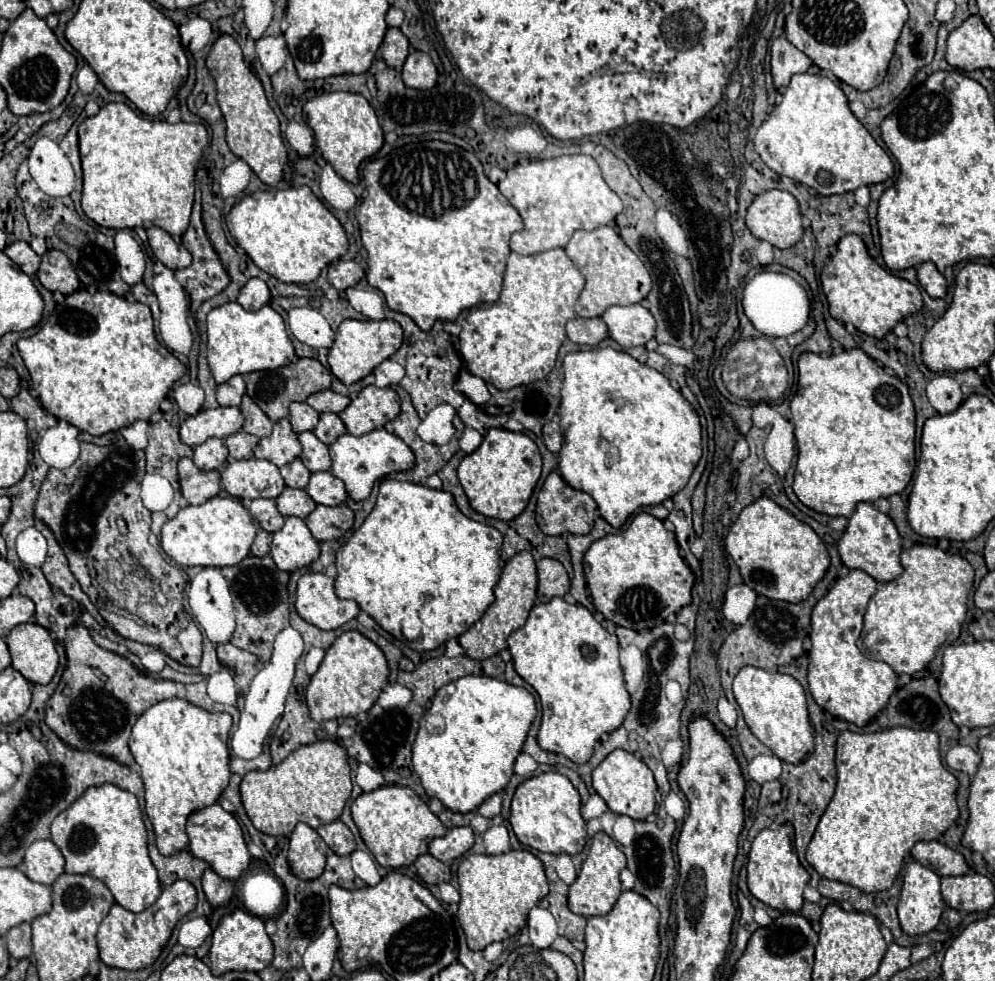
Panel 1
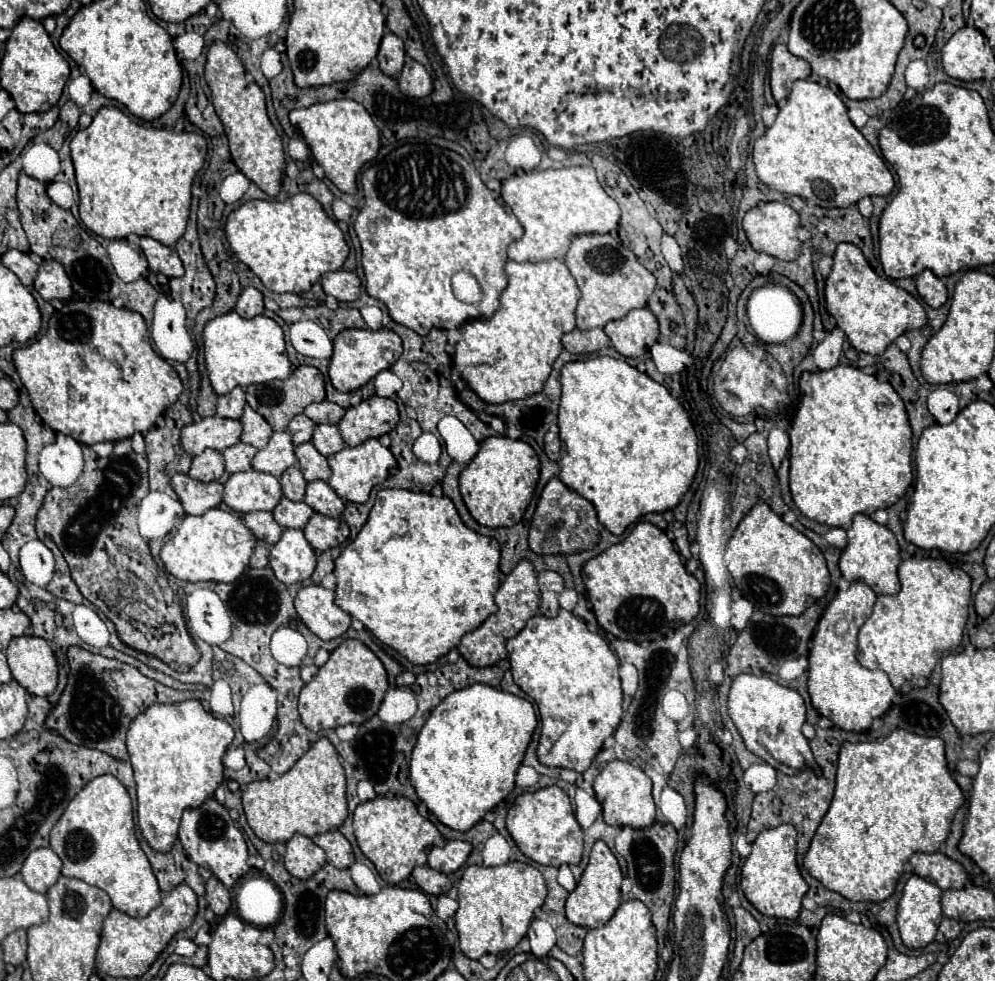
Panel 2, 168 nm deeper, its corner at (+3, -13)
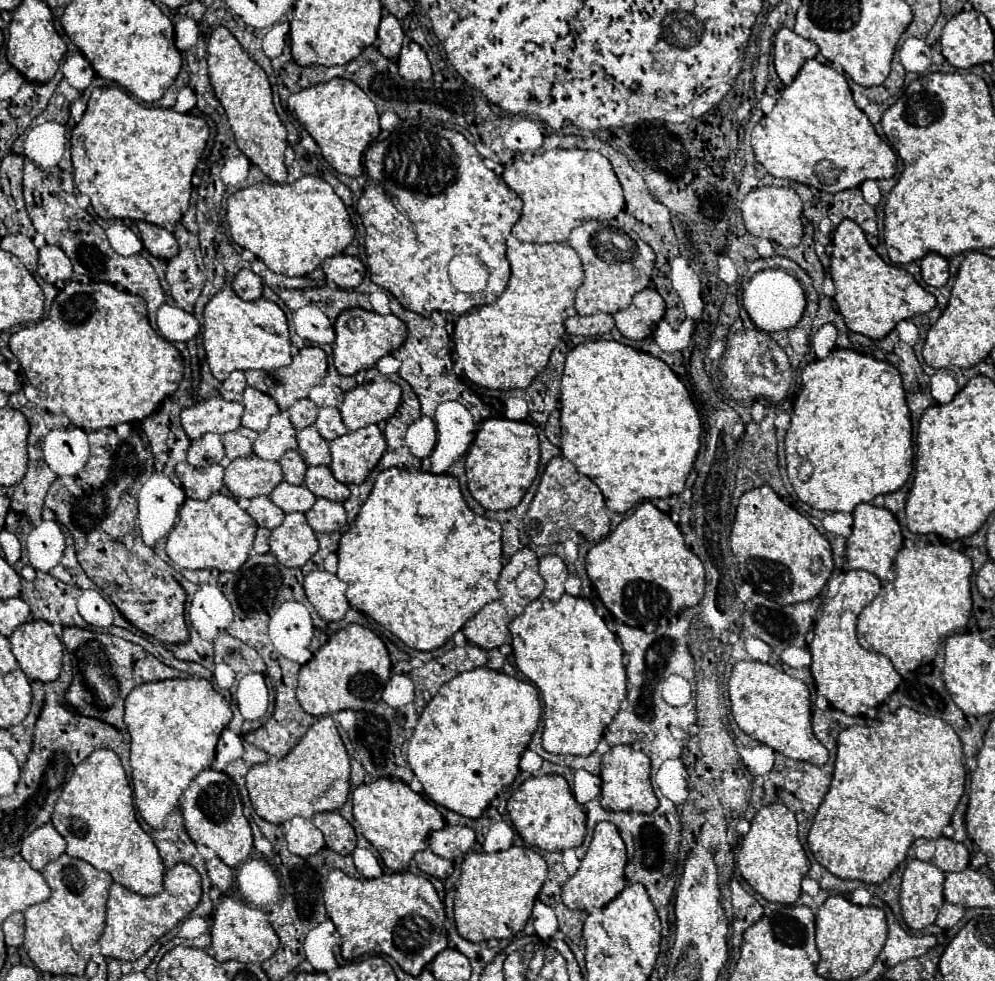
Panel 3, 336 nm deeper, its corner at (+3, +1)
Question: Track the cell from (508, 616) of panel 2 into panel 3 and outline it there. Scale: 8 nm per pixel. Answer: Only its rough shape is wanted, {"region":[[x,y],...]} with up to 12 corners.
{"region":[[520,548],[502,568],[502,598],[462,628],[492,650],[510,643],[510,620],[544,592],[538,556]]}

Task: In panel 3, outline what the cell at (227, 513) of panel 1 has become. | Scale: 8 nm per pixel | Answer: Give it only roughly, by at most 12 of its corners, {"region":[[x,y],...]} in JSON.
{"region":[[186,498],[166,554],[188,570],[238,570],[258,525],[236,498]]}

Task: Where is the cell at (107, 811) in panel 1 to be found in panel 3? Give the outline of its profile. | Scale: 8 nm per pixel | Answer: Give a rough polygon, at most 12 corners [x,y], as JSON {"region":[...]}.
{"region":[[112,750],[76,766],[52,824],[68,856],[144,896],[166,866]]}

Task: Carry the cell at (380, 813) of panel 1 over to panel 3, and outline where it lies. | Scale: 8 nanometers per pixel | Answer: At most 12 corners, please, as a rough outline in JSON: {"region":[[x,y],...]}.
{"region":[[408,784],[358,786],[358,830],[390,870],[404,870],[444,826]]}

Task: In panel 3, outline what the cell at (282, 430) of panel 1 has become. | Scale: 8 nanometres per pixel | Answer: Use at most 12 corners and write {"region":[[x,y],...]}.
{"region":[[286,414],[254,442],[254,454],[280,460],[296,446],[296,430]]}

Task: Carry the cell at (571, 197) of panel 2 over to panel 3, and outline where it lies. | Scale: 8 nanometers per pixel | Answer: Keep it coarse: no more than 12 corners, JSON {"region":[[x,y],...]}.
{"region":[[596,150],[518,156],[502,174],[524,200],[512,236],[568,244],[582,220],[624,210]]}

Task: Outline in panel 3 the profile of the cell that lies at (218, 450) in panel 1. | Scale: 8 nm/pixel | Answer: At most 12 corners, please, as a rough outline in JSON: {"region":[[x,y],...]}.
{"region":[[220,434],[192,440],[188,464],[207,468],[224,456]]}

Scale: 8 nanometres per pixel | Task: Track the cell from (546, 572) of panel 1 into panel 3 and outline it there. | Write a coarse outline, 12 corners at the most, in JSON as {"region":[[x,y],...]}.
{"region":[[552,554],[540,558],[544,596],[560,600],[568,580],[566,562]]}

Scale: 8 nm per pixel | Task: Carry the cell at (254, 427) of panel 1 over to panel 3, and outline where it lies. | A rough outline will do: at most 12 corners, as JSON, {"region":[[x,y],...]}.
{"region":[[247,386],[241,426],[262,433],[280,410],[270,396]]}

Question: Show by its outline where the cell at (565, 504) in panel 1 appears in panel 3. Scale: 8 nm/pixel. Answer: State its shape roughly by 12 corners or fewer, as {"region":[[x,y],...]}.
{"region":[[556,456],[524,526],[536,546],[598,542],[600,488]]}

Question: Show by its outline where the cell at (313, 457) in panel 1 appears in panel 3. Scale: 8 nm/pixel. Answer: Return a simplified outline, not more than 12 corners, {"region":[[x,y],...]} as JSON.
{"region":[[314,425],[296,432],[308,466],[329,466],[328,440]]}

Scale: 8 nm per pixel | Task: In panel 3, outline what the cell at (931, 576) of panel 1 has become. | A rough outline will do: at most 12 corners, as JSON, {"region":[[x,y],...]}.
{"region":[[948,544],[896,554],[859,644],[910,672],[965,628],[972,562]]}

